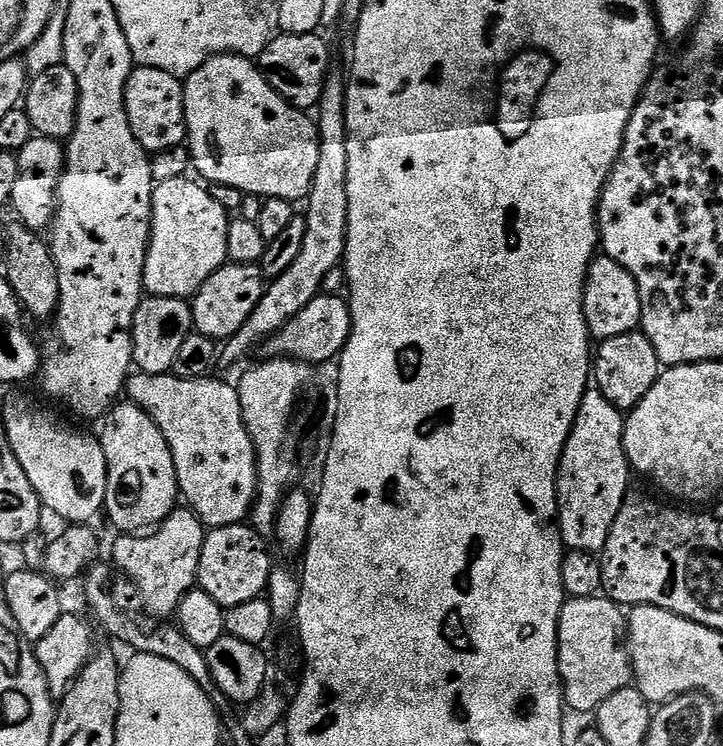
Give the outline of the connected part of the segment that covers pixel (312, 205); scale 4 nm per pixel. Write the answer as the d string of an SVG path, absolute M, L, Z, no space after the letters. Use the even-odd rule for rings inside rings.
M340 86L338 88L325 87L323 94L320 95L319 112L318 166L306 197L308 209L303 209L302 212L306 222L306 238L302 238L302 250L299 252L298 258L294 258L294 262L290 262L290 266L286 266L286 270L282 270L282 274L265 287L258 306L254 306L250 318L246 318L244 325L233 336L223 341L218 352L218 360L221 365L236 364L251 348L259 349L269 336L280 331L282 326L286 326L286 322L290 322L290 318L294 318L294 314L298 314L298 310L306 310L306 306L310 306L313 298L321 295L326 282L326 274L330 274L330 270L341 267L346 244L346 226L348 225L348 203L346 202L346 170L348 169L346 166L346 138L348 135L344 121L344 88Z

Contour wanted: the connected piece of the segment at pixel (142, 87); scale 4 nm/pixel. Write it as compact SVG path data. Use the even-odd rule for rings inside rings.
M136 66L128 75L124 105L130 130L134 130L134 138L144 147L145 152L149 154L170 152L172 148L185 143L183 90L181 77L166 74L166 70Z

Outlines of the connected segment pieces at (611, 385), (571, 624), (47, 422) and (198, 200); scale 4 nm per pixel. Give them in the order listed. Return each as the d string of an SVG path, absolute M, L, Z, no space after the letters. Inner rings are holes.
M643 331L618 334L609 340L599 341L594 352L594 384L595 387L621 412L627 414L650 394L654 382L662 371L658 354L654 354L654 346Z
M597 594L590 598L568 598L565 599L560 617L558 618L558 666L560 667L560 687L564 690L564 702L569 709L572 708L576 712L595 713L598 706L602 706L602 702L606 702L606 698L610 698L610 694L614 694L618 690L629 687L633 683L632 663L628 660L628 646L626 643L626 616L622 611L621 605L615 604L613 600L609 600L603 594Z
M20 394L7 398L2 427L7 430L14 456L47 511L49 509L70 524L89 523L88 520L103 511L108 467L105 452L95 435L66 428L54 415L39 410Z
M181 178L159 182L152 190L152 233L144 259L144 290L150 296L179 296L191 298L224 264L229 263L226 234L230 213L212 197L203 183Z

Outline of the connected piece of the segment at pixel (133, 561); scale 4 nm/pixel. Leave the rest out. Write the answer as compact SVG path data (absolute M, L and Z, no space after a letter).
M177 508L152 533L117 535L116 545L112 548L115 567L135 585L145 609L156 608L158 615L171 617L184 595L197 587L205 535L204 525L191 509Z

